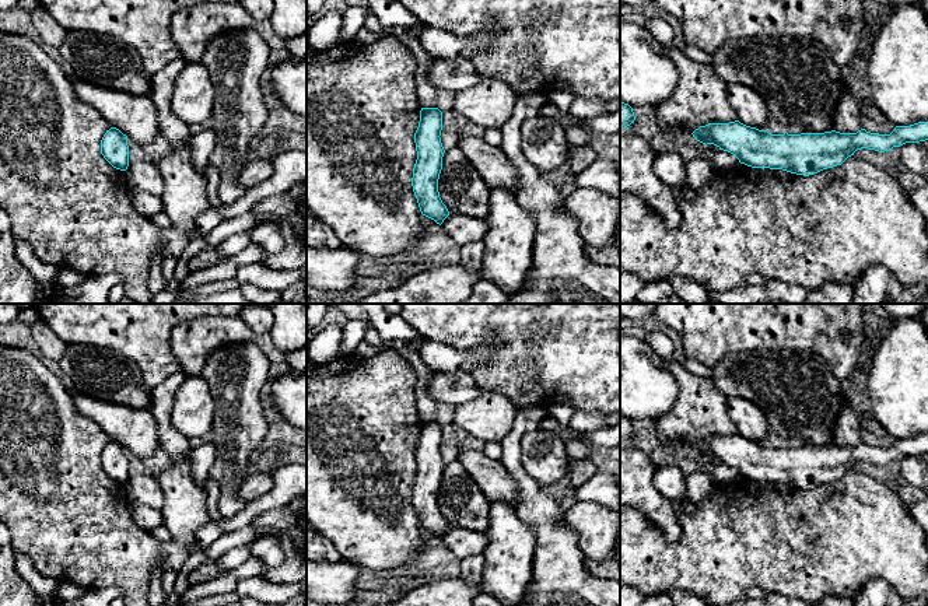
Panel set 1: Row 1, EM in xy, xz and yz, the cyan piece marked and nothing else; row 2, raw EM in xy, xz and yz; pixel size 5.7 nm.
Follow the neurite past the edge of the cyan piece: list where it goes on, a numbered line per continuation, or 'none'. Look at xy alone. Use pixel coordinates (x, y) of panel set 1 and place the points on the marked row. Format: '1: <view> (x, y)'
none

